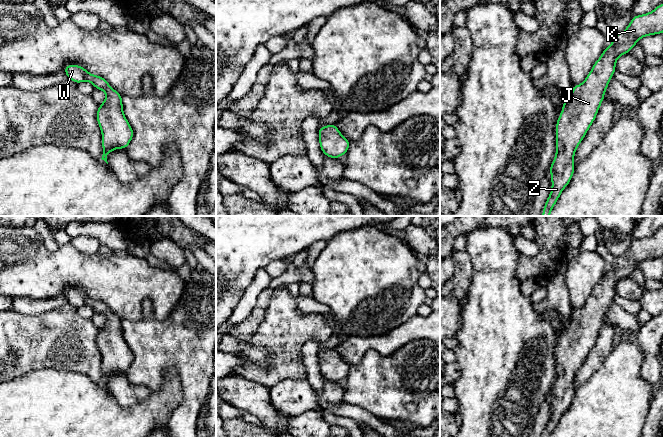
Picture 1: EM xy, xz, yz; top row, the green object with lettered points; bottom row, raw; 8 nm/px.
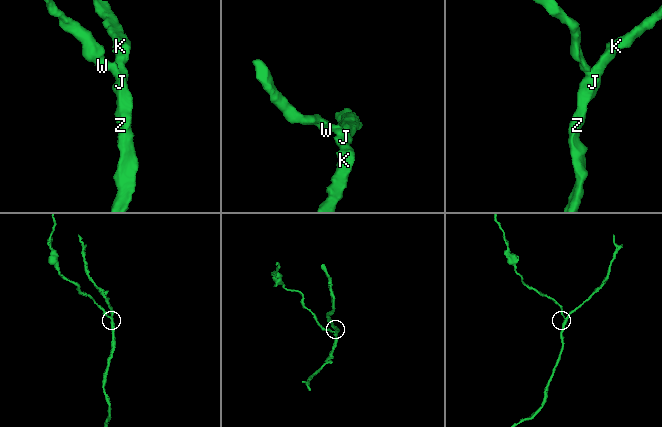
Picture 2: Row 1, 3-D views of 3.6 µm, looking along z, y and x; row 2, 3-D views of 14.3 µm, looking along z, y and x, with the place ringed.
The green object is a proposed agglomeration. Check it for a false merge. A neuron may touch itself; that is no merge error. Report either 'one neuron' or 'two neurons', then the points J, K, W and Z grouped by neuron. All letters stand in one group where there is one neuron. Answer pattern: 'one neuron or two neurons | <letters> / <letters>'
one neuron | J K W Z

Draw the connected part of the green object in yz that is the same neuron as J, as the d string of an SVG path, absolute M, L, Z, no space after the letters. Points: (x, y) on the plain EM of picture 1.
M664 227L657 230L650 237L633 240L626 254L615 258L612 268L604 273L601 281L594 287L592 294L587 299L584 306L581 309L573 309L572 318L566 322L556 348L556 379L554 385L550 389L552 412L550 420L546 423L542 437L551 437L551 434L556 428L563 413L571 405L575 395L574 378L591 348L594 346L602 325L605 324L604 317L611 301L616 296L615 289L617 283L621 279L629 277L636 269L637 265L642 261L662 258L663 256Z

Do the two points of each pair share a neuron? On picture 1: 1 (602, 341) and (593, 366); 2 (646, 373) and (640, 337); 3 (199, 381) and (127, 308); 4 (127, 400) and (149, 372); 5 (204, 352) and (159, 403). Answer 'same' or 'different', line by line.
1: same
2: same
3: different
4: different
5: different

